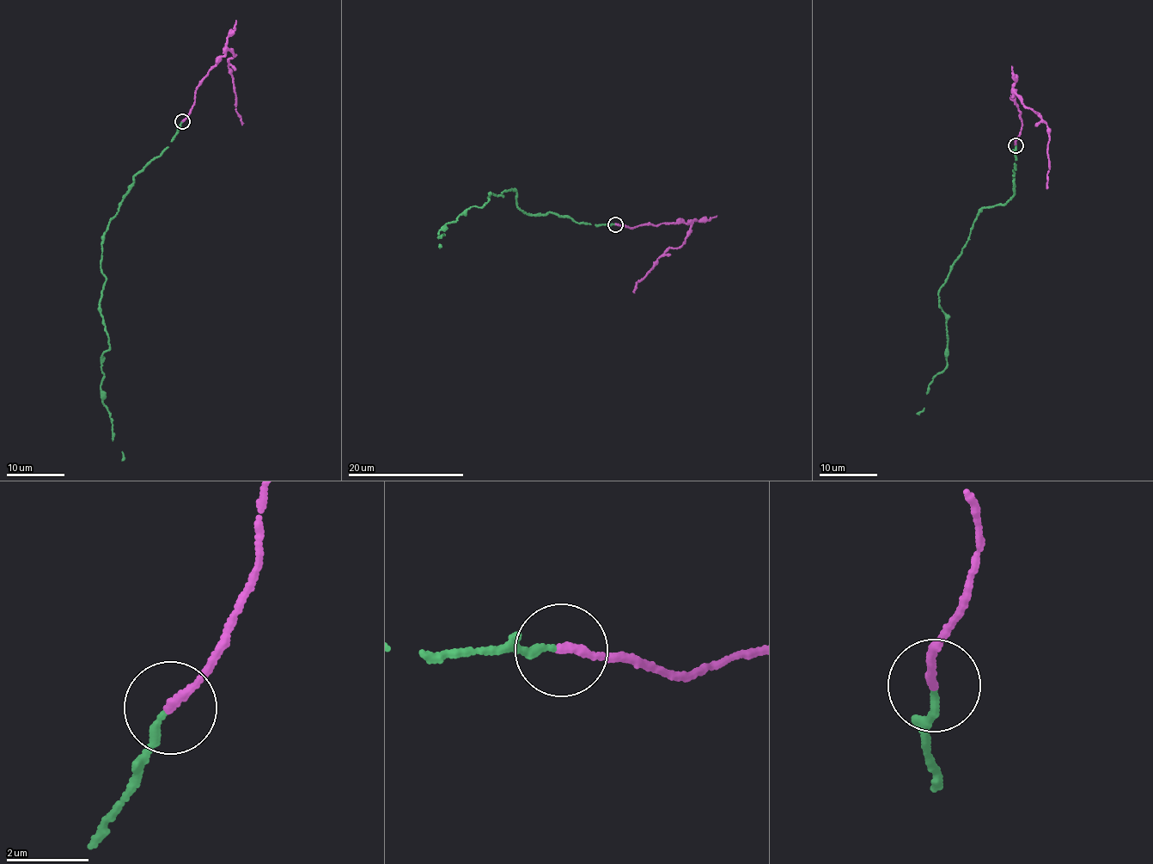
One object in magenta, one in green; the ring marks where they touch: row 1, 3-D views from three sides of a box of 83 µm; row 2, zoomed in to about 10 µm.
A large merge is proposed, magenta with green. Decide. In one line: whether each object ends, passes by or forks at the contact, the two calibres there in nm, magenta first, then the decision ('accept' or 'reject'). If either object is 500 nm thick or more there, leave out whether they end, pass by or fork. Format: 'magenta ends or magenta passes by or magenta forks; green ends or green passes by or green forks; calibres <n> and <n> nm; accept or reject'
magenta ends; green ends; calibres 180 and 150 nm; accept

